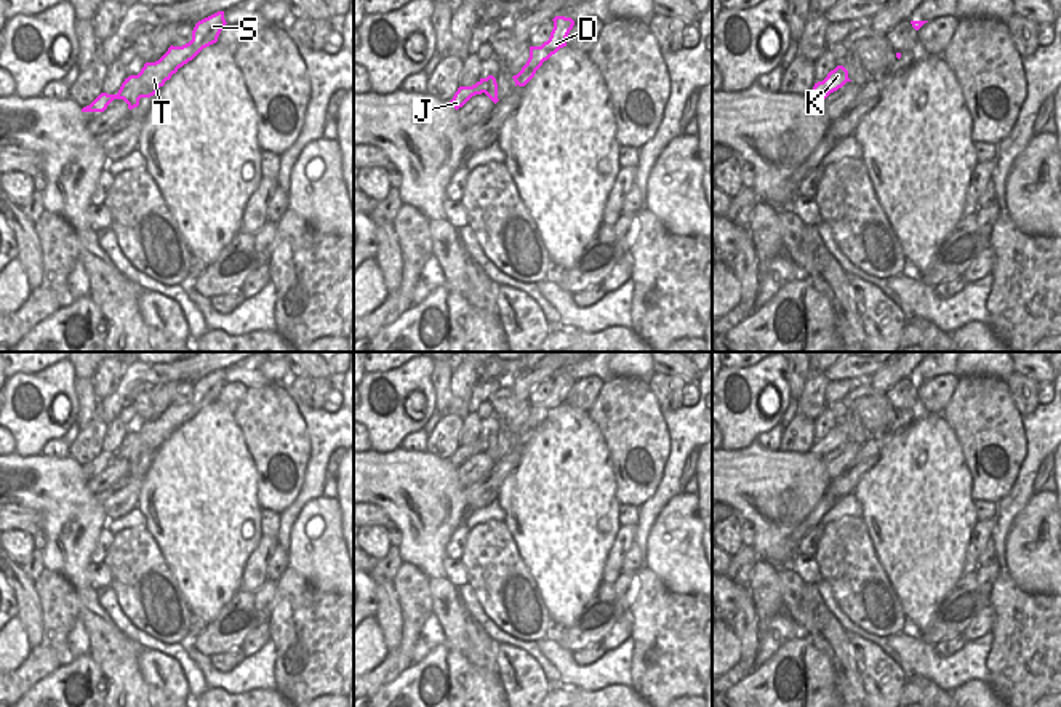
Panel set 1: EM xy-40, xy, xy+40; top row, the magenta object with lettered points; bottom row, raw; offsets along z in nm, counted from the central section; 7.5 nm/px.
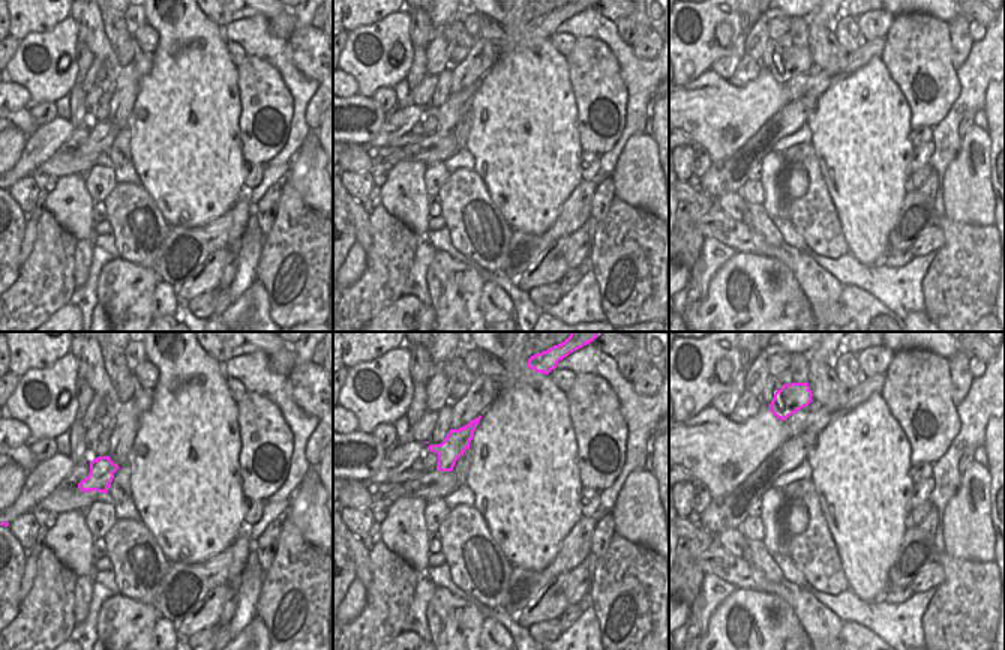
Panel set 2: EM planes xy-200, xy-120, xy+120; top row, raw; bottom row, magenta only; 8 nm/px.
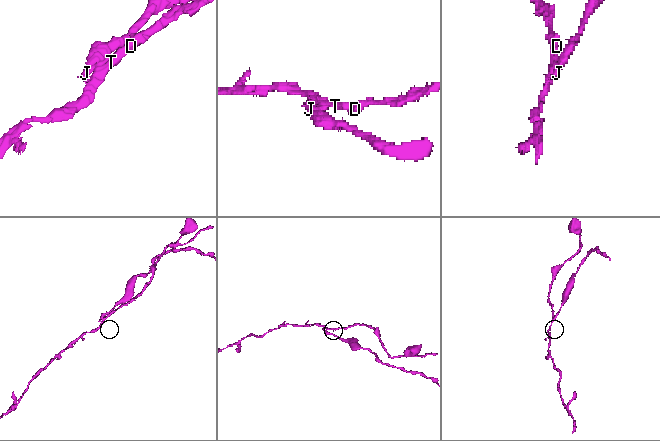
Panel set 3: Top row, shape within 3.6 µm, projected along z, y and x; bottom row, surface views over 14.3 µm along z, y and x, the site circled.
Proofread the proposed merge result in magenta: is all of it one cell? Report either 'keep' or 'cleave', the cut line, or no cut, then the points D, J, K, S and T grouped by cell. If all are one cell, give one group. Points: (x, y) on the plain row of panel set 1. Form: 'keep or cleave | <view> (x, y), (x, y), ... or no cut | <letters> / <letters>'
cleave | xy (480, 439), (484, 450) | D S T / J K

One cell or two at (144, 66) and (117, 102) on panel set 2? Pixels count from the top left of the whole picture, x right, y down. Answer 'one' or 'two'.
one

